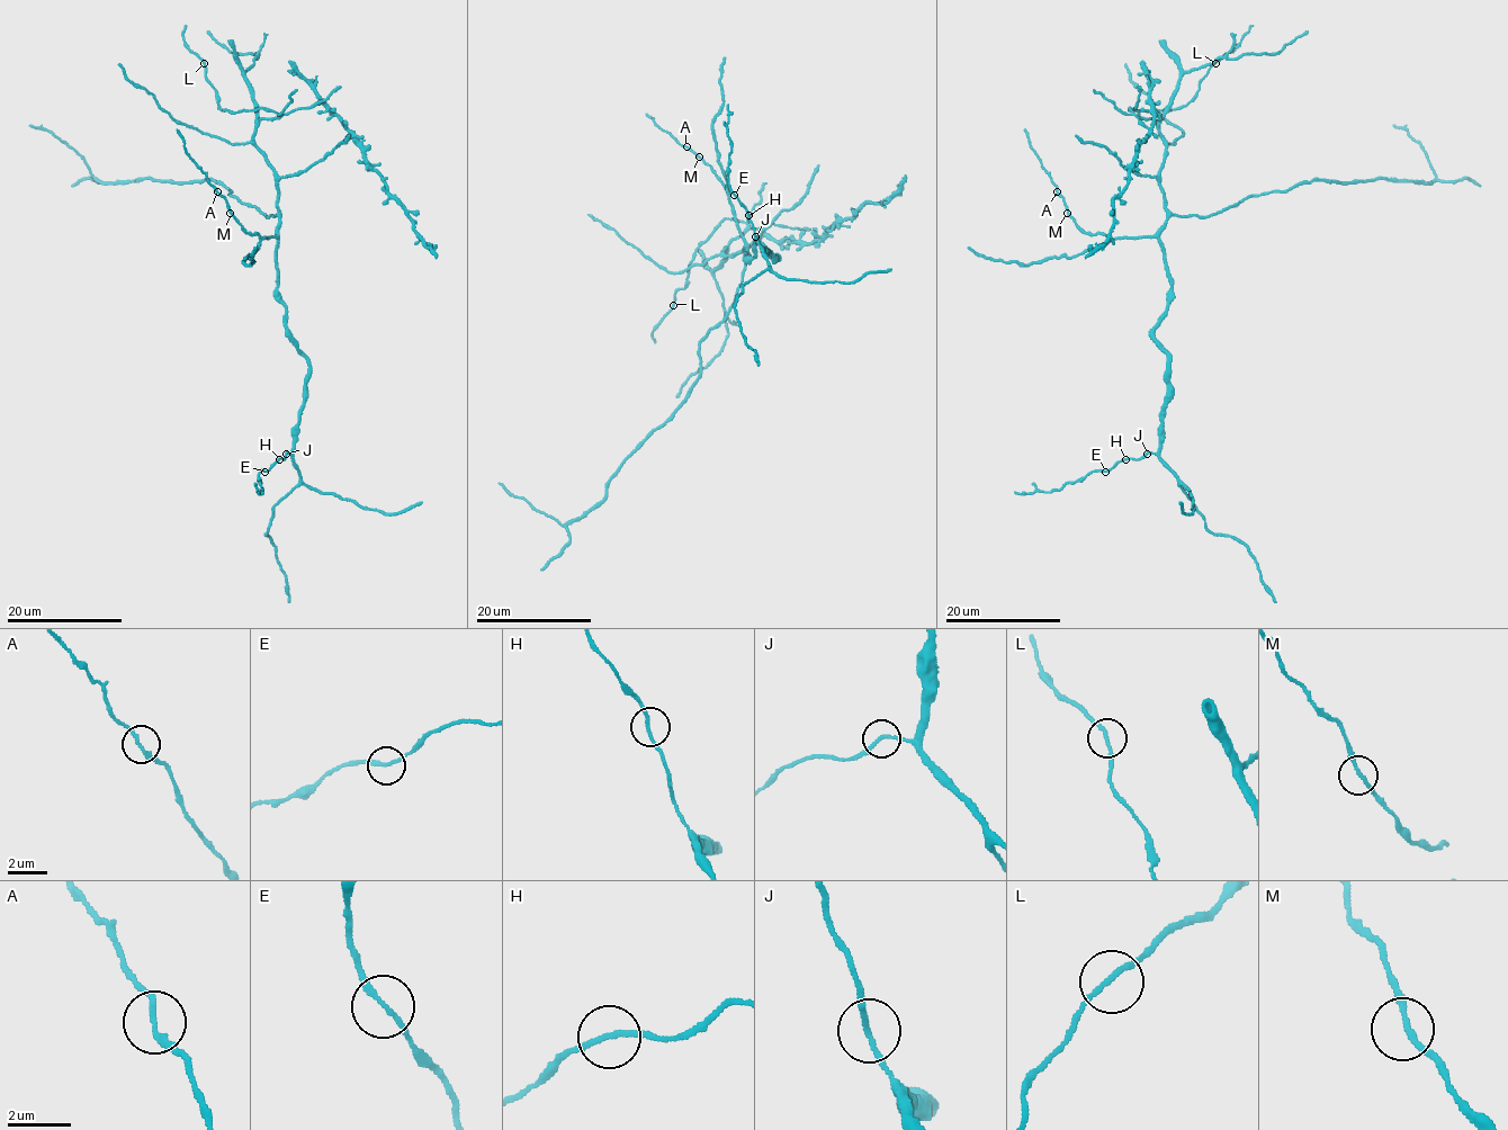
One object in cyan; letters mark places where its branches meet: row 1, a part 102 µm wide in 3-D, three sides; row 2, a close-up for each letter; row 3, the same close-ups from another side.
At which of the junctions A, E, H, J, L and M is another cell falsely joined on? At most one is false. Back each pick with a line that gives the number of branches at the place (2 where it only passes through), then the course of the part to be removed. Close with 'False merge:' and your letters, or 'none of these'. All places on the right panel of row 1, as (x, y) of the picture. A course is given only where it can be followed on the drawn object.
False merge: none of these

